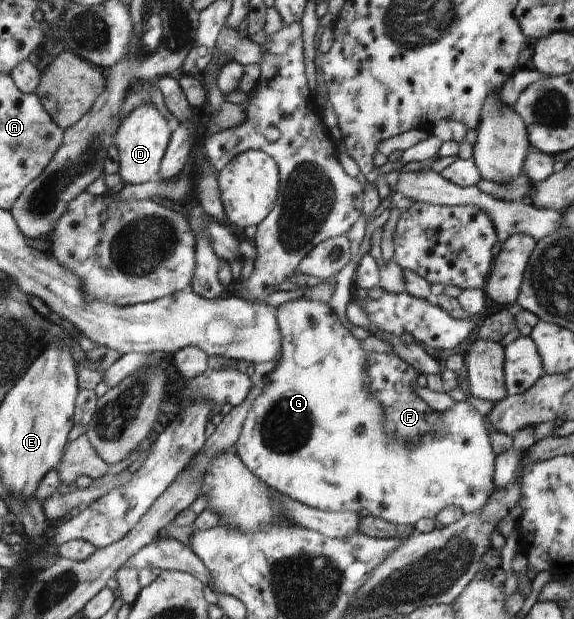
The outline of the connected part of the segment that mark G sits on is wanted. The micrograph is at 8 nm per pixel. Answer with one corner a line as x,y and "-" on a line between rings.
302,297
280,304
276,307
276,311
279,327
285,337
285,341
282,342
281,356
273,371
267,375
268,383
265,385
265,389
261,391
261,395
251,405
251,409
249,409
249,413
245,417
239,439
237,439
233,448
241,457
243,463
263,483
276,490
278,494
287,495
287,497
291,497
291,499
303,505
321,511
349,511
359,514
363,509
366,509
367,513
373,517
402,526
414,526
423,518
436,520
436,515
441,513
442,509
447,506
460,507
464,514
479,515
482,513
489,495
495,491
493,463
496,460
496,455
493,453
491,445
489,445
489,431
487,430
487,423
483,419
484,415
481,415
470,402
452,402
449,411
440,413
443,422
446,424
443,437
427,435
417,445
399,443
399,440
395,439
394,436
387,435
385,408
382,403
379,403
378,399
375,399
374,395
371,395
369,380
366,379
367,351
361,345
362,340
341,323
335,311
327,303
319,303
319,301
311,301

